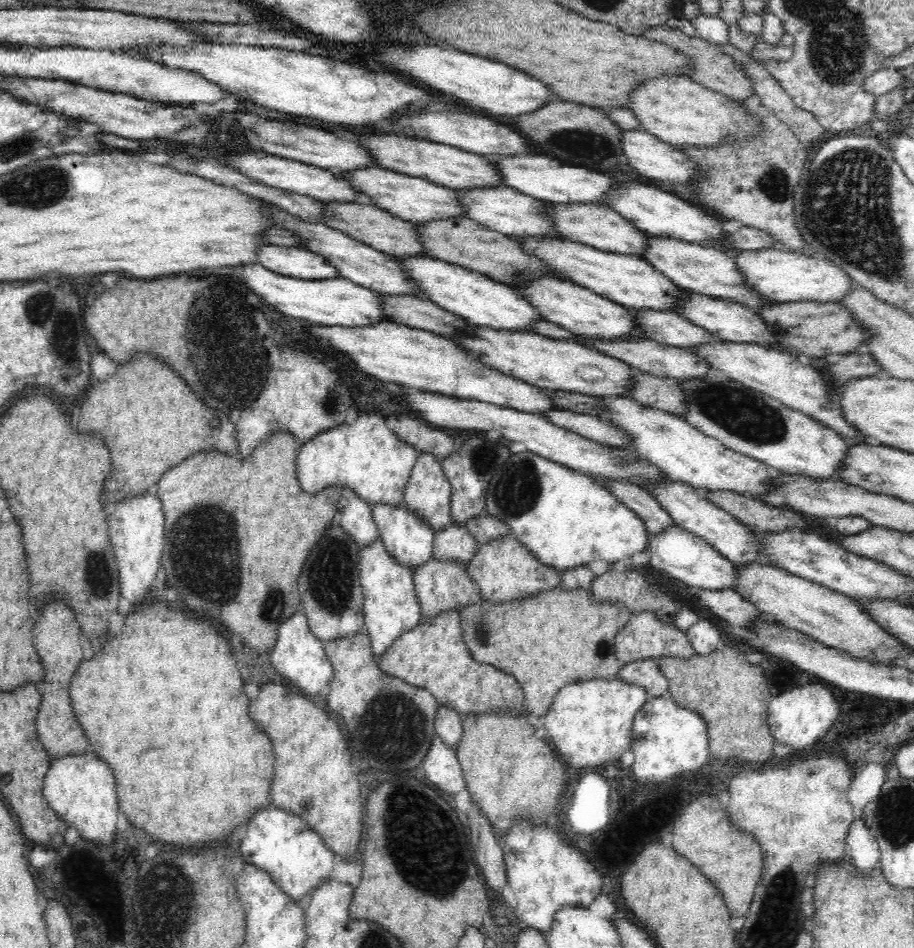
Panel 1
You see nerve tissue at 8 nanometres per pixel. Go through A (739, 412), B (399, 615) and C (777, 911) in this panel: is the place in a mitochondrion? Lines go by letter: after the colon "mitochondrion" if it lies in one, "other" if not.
A: mitochondrion
B: other
C: mitochondrion

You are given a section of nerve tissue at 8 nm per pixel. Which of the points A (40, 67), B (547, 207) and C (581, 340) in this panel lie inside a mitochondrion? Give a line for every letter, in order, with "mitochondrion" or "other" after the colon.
A: other
B: other
C: other

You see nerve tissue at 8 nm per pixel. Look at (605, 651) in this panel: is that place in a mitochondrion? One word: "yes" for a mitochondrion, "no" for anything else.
yes

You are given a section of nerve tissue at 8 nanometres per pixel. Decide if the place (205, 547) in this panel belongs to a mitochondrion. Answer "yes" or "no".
yes

